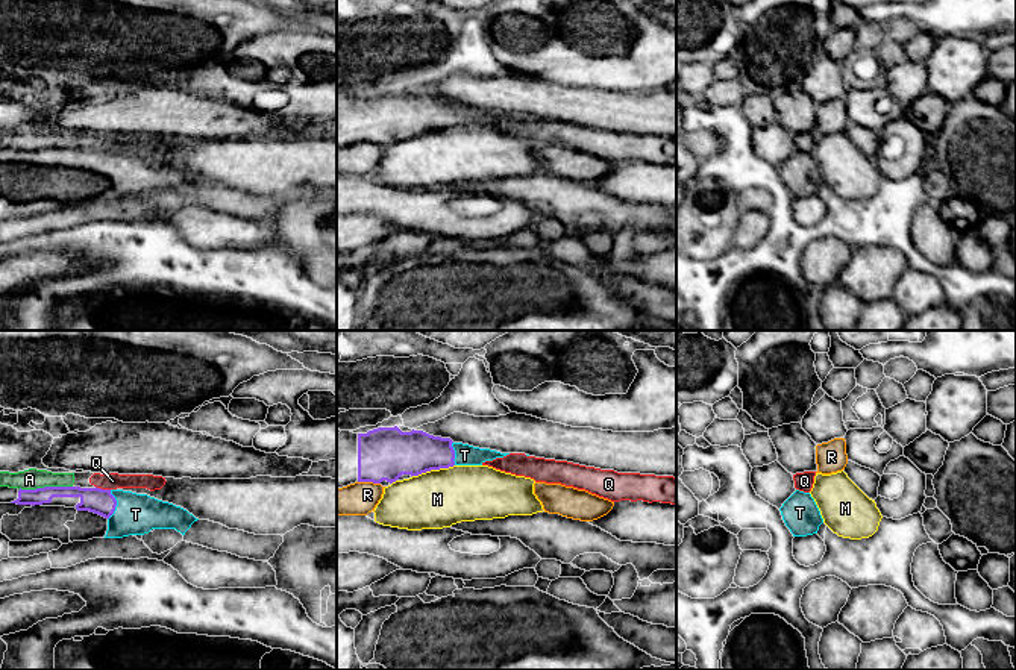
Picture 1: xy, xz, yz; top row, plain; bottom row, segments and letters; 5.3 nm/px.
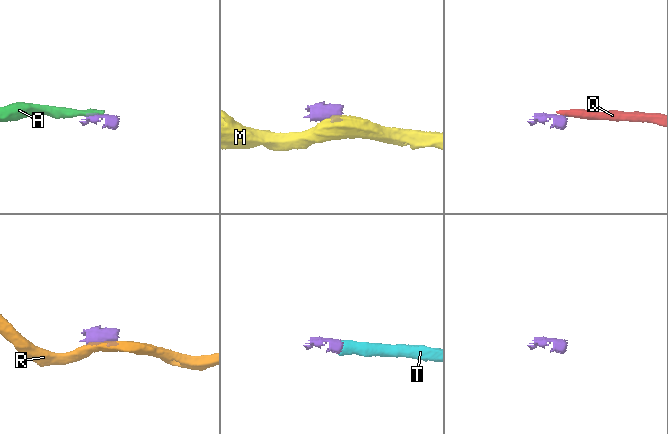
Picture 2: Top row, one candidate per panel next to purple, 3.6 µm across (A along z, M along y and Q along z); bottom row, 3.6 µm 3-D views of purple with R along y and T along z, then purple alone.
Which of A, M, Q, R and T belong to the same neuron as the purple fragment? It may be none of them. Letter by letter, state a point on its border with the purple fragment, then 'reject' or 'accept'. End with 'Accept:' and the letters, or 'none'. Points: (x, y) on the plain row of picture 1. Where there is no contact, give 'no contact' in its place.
A: meets purple in xy at (44, 147); reject
M: meets purple in xz at (432, 129); reject
Q: meets purple in xy at (103, 150); reject
R: meets purple in xz at (369, 141); reject
T: meets purple in xy at (116, 165); accept
Accept: T

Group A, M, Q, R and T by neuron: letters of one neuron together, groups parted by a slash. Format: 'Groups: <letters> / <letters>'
Groups: A Q / M / R / T

